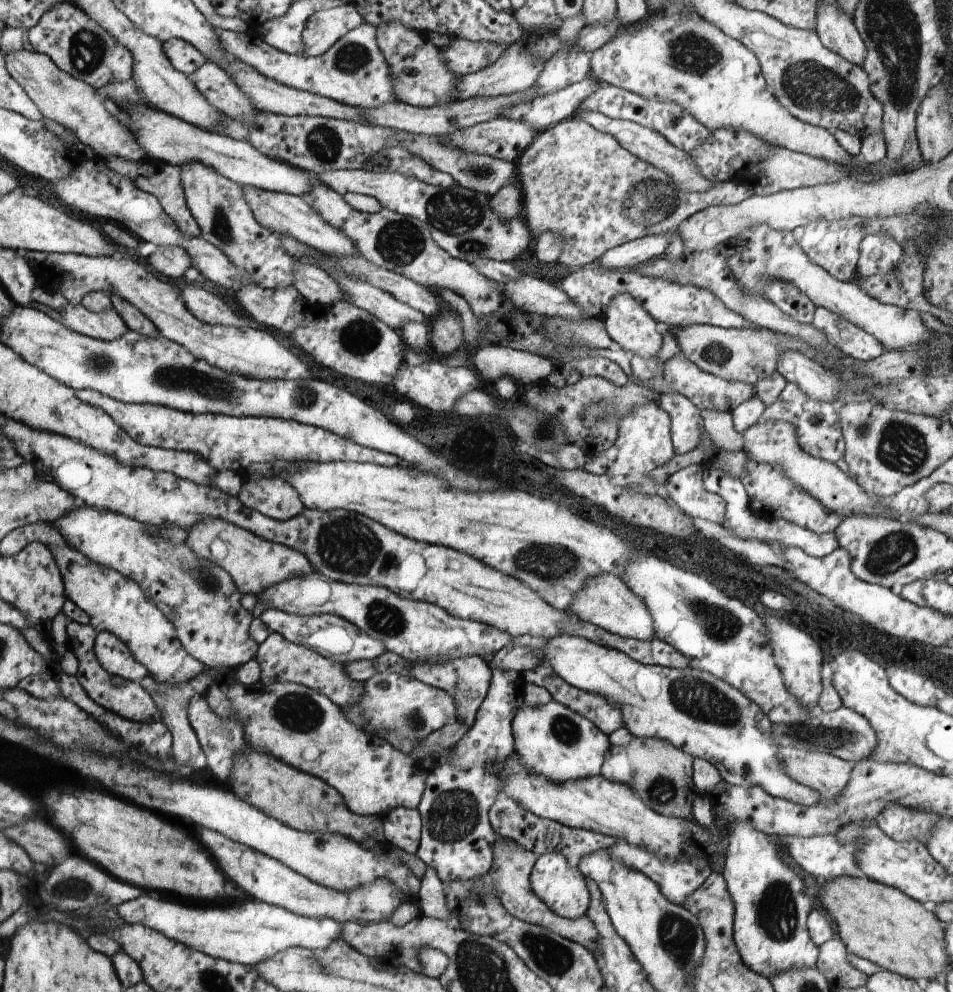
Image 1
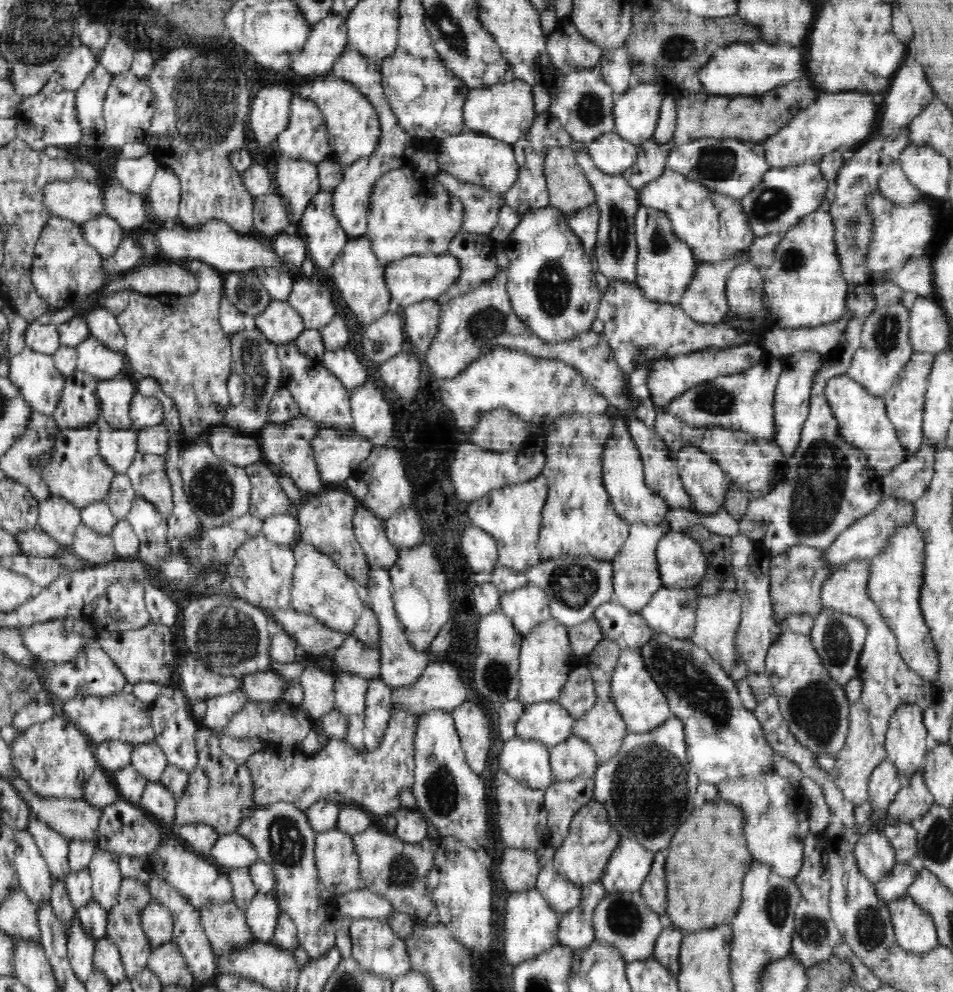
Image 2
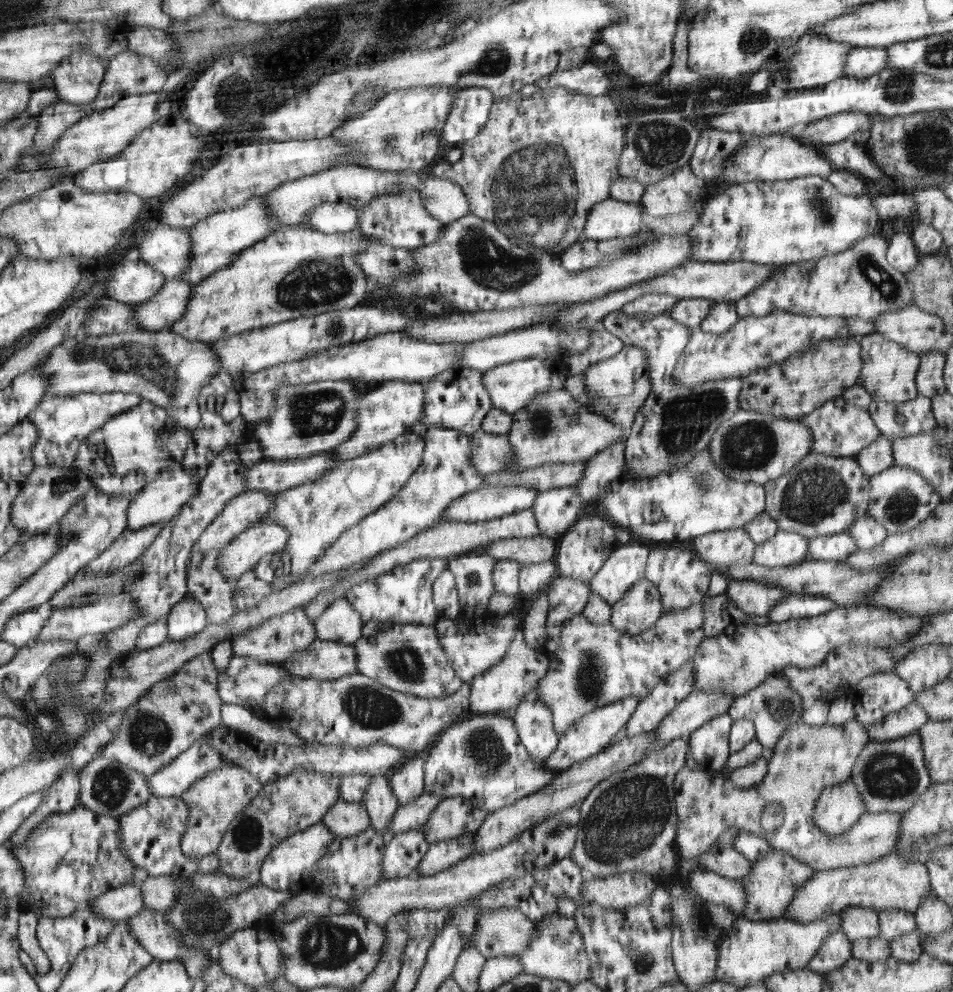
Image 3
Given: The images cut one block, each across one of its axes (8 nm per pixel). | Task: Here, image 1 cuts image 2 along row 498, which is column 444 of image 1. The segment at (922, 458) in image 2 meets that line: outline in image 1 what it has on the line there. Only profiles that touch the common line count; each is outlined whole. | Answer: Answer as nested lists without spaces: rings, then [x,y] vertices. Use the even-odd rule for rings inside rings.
[[[432,866],[424,870],[415,900],[419,907],[419,914],[426,917],[444,919],[451,914],[446,907],[443,882],[438,878]]]

